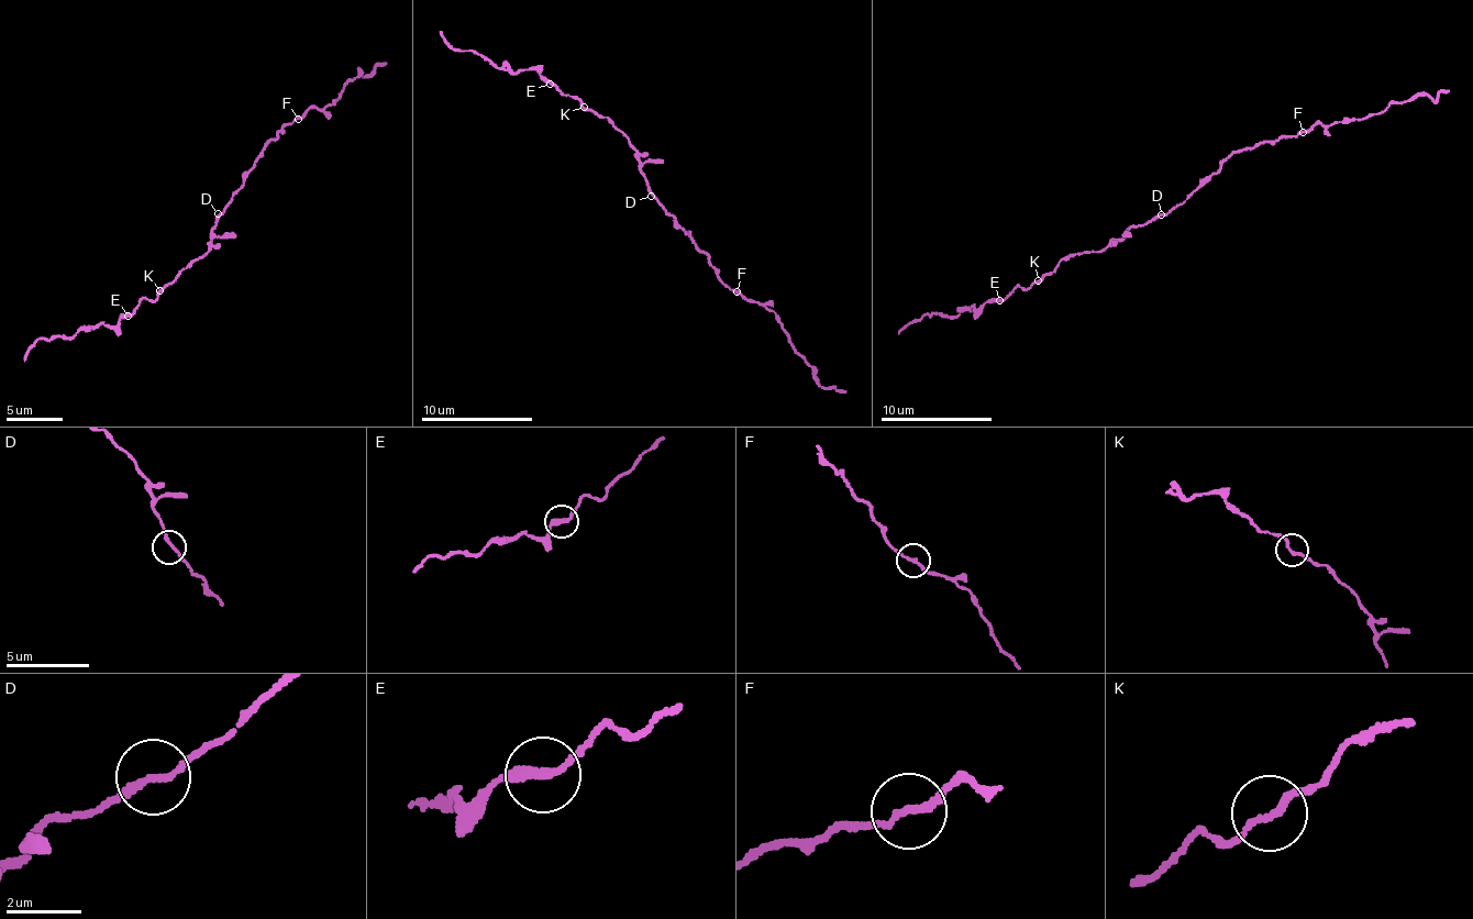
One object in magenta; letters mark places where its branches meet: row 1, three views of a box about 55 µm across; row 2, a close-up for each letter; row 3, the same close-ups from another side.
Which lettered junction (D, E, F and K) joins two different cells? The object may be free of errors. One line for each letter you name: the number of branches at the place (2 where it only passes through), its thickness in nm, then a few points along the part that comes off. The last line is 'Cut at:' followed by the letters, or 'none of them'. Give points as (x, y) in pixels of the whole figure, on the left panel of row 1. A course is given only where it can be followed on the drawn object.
Cut at: none of them

